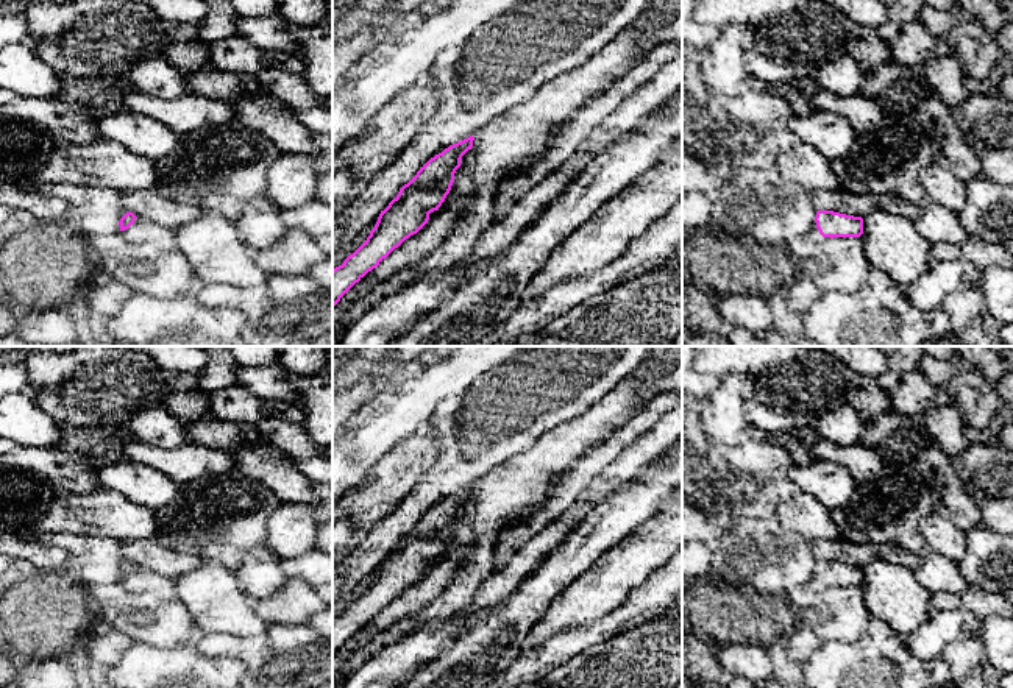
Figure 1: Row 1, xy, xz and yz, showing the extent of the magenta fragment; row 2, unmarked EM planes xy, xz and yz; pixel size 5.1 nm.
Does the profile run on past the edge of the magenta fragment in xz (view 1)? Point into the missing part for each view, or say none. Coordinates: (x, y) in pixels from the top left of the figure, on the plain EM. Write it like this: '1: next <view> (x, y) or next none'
1: next none

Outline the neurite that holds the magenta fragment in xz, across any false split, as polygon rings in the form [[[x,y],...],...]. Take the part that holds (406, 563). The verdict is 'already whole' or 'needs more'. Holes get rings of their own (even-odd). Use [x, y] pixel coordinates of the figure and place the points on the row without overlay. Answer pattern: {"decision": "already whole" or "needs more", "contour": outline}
{"decision": "already whole", "contour": [[[470,485],[431,507],[381,560],[367,590],[332,619],[332,657],[356,632],[428,573],[429,563],[437,560],[450,543],[454,523],[462,505],[471,499],[473,490]]]}

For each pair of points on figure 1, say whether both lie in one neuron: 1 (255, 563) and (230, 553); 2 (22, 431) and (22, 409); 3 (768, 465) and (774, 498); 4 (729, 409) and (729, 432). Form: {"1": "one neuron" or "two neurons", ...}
{"1": "two neurons", "2": "one neuron", "3": "one neuron", "4": "one neuron"}

